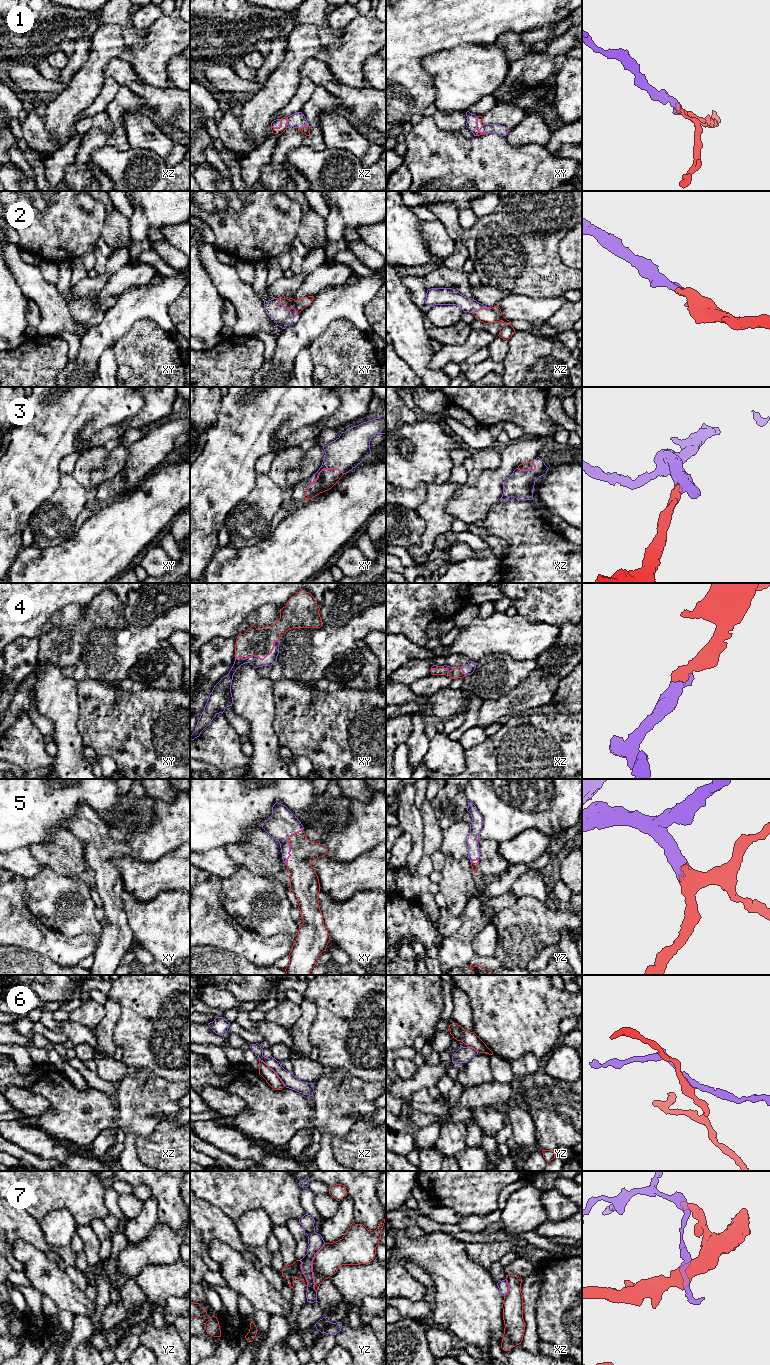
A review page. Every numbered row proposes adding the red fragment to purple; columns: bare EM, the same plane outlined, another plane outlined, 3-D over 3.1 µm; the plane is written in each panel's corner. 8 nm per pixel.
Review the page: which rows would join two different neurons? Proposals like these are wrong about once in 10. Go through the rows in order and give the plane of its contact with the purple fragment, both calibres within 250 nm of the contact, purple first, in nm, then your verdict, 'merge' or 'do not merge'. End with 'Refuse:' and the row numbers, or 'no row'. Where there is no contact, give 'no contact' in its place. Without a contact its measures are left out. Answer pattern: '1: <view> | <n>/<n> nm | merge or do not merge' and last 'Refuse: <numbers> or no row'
1: xy | 80/50 nm | merge
2: xy | 140/90 nm | merge
3: xy | 280/160 nm | merge
4: xy | 80/220 nm | merge
5: xy | 220/200 nm | merge
6: xz | 110/100 nm | do not merge
7: yz | 120/220 nm | do not merge
Refuse: 6, 7

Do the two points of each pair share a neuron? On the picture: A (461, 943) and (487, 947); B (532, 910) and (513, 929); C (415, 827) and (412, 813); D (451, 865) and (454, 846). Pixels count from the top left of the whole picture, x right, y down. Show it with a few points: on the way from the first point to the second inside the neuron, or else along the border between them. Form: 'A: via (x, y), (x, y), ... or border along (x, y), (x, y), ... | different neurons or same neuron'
A: border along (485, 925), (473, 939), (473, 954) | different neurons
B: via (527, 915), (518, 924) | same neuron
C: via (413, 824), (412, 816) | same neuron
D: border along (445, 855), (451, 855), (456, 858), (467, 857) | different neurons

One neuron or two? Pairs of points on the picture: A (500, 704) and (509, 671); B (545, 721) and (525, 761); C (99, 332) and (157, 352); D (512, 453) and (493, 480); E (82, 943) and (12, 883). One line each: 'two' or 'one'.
A: two
B: one
C: two
D: one
E: one

